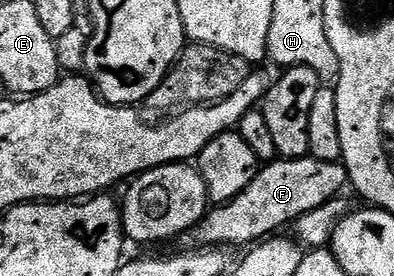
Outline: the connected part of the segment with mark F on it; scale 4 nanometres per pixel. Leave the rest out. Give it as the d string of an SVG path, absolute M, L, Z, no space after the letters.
M311 157L302 159L277 158L275 161L261 166L260 170L256 172L254 181L250 181L250 185L246 185L246 189L242 189L242 193L238 193L238 197L213 206L204 218L191 231L187 232L186 239L192 242L189 244L200 249L229 249L228 247L244 246L247 248L249 245L255 245L275 236L279 232L276 231L279 227L284 227L287 223L288 226L295 224L296 220L301 219L306 213L326 205L343 192L340 191L343 187L347 188L348 186L347 169L342 162L318 161Z

